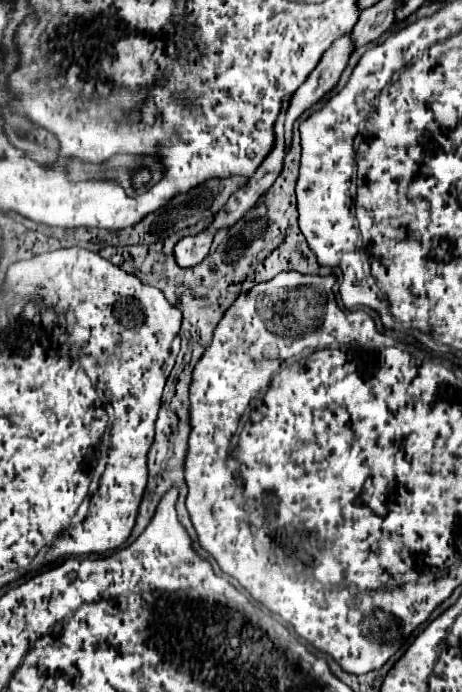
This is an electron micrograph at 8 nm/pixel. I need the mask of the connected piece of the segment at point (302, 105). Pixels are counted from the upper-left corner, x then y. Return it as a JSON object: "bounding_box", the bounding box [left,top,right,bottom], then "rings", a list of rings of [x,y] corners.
{"bounding_box":[286,34,354,144],"rings":[[[344,34],[340,40],[336,40],[332,44],[332,48],[328,48],[328,52],[324,52],[324,56],[318,62],[318,66],[314,68],[312,76],[308,76],[308,80],[294,92],[292,104],[286,112],[286,144],[290,144],[290,140],[292,140],[294,120],[304,110],[312,108],[326,92],[330,92],[338,84],[338,78],[340,78],[342,70],[346,68],[352,50],[354,50],[352,36]]]}

